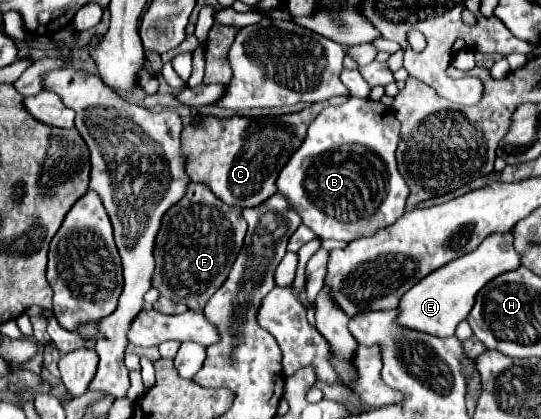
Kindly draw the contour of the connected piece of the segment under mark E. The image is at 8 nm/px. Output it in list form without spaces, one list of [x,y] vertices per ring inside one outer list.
[[[513,232],[489,234],[471,254],[455,258],[455,262],[449,262],[439,270],[433,270],[431,274],[427,274],[427,278],[423,278],[411,290],[407,290],[403,302],[399,304],[401,308],[399,324],[443,338],[453,336],[457,324],[465,320],[467,314],[471,312],[477,292],[499,274],[517,270],[519,266],[521,266],[521,254],[513,246]]]

